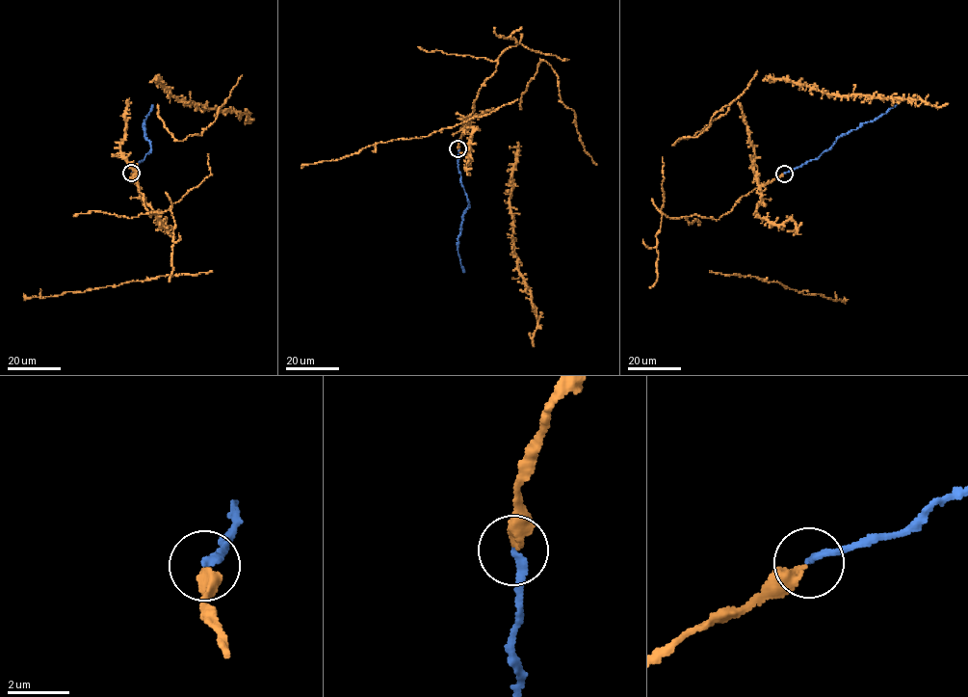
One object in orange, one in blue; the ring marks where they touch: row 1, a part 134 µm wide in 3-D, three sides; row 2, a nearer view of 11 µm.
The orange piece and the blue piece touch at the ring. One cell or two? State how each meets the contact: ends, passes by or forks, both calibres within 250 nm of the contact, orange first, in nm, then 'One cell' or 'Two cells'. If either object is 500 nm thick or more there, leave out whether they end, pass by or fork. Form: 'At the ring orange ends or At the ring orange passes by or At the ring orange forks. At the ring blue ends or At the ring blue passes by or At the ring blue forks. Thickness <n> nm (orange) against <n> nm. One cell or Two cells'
At the ring orange ends. At the ring blue ends. Thickness 400 nm (orange) against 240 nm. One cell

